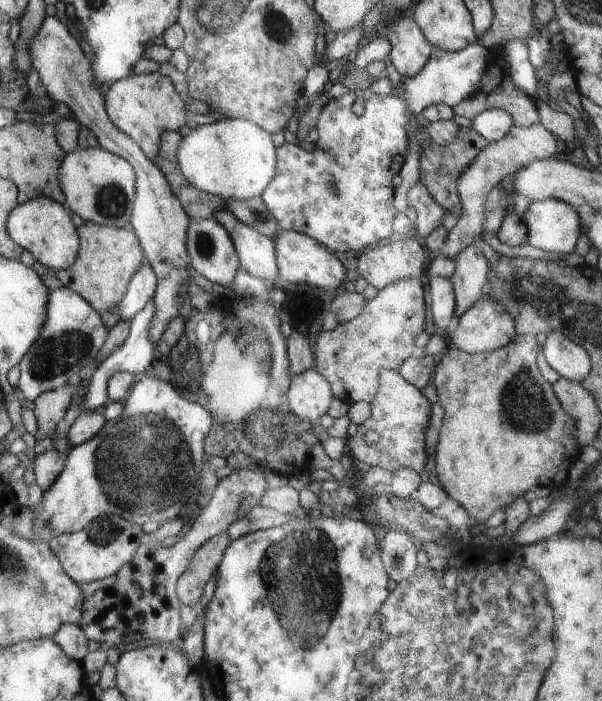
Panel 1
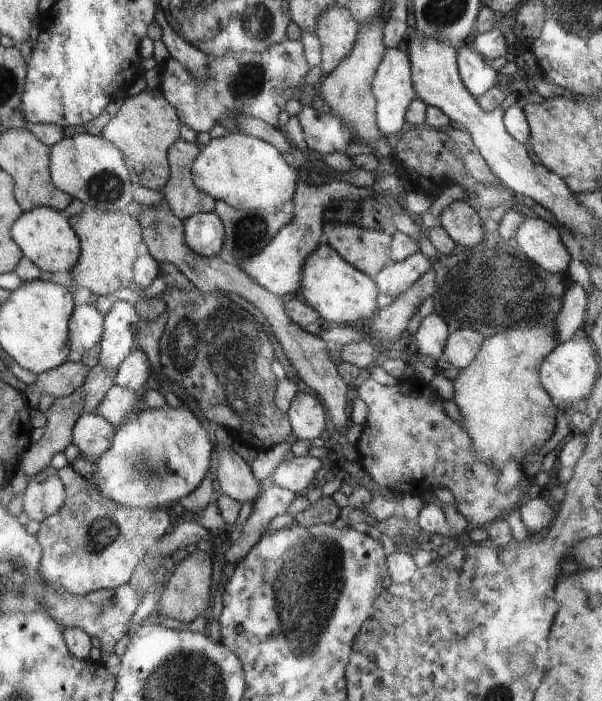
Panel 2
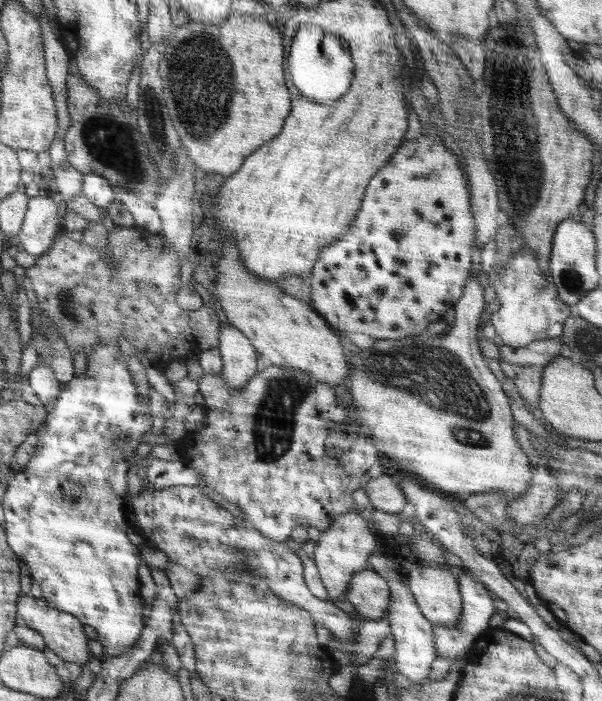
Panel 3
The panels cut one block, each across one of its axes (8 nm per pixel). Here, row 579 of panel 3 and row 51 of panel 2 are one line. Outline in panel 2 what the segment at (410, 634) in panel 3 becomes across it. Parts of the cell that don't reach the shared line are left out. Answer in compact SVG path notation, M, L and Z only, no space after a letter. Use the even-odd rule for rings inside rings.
M399 48L386 49L377 67L371 90L375 99L375 120L382 137L396 135L406 122L406 112L410 102L416 98L408 56Z

